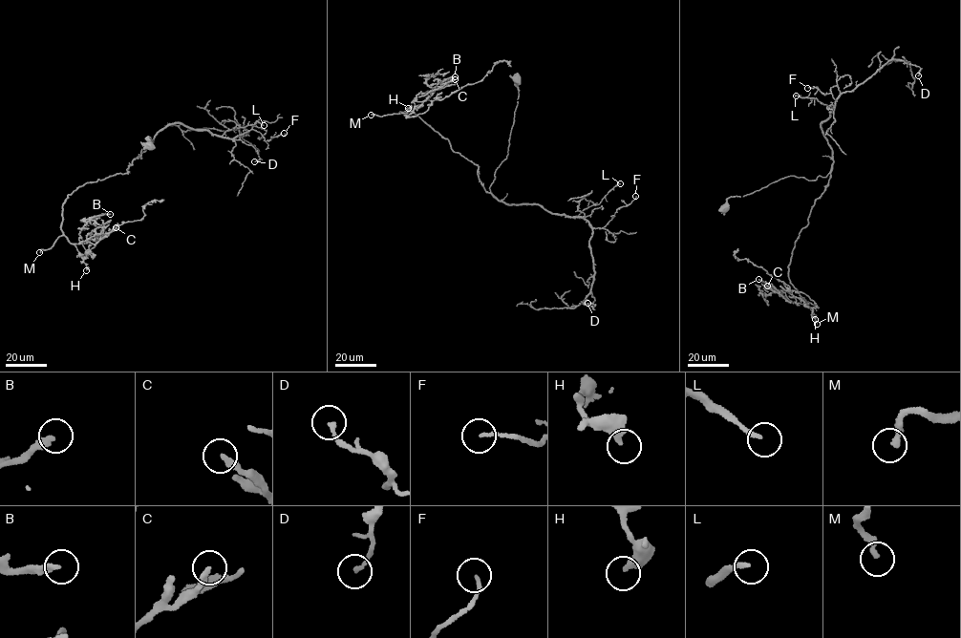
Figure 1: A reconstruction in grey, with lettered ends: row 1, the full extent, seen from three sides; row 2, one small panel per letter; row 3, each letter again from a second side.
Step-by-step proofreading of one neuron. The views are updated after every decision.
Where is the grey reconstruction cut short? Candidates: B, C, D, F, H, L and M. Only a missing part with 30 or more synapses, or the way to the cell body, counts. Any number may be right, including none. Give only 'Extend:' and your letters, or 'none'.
Extend: D, M

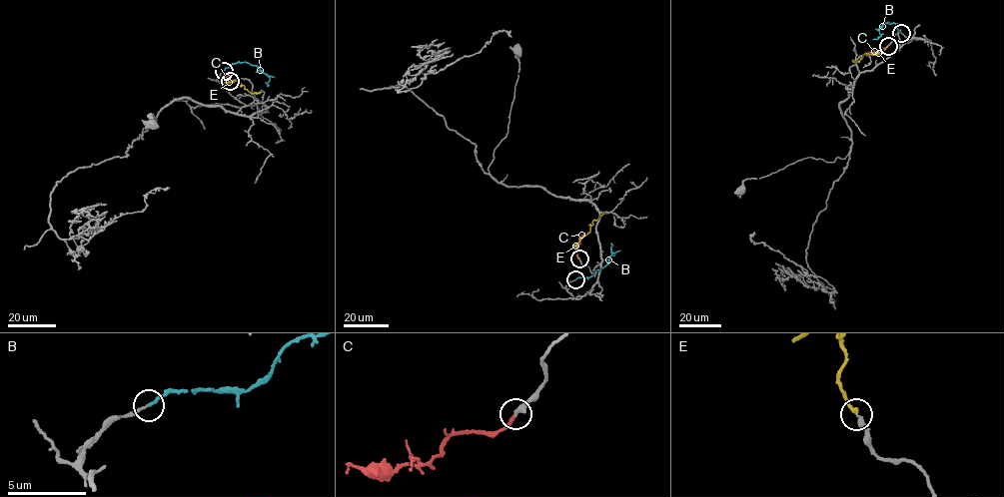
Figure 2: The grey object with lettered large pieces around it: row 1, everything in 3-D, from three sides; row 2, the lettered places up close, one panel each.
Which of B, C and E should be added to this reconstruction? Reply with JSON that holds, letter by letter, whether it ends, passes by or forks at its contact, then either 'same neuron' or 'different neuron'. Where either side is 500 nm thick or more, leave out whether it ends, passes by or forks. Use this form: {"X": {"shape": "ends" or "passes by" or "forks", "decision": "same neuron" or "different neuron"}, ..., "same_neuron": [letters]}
{"B": {"shape": "ends", "decision": "same neuron"}, "C": {"shape": "ends", "decision": "different neuron"}, "E": {"shape": "ends", "decision": "same neuron"}, "same_neuron": ["B", "E"]}

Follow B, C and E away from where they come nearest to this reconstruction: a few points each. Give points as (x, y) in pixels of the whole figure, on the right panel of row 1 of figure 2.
B: (901, 33), (893, 22), (887, 22), (878, 30), (880, 36), (873, 40)
C: (888, 45), (865, 54)
E: (888, 46), (875, 54), (866, 53), (859, 61), (852, 59)

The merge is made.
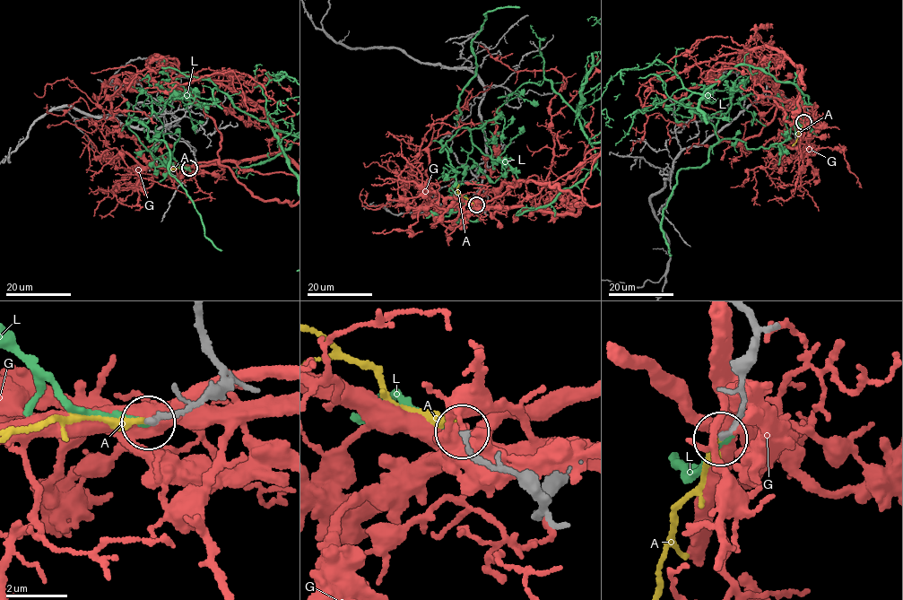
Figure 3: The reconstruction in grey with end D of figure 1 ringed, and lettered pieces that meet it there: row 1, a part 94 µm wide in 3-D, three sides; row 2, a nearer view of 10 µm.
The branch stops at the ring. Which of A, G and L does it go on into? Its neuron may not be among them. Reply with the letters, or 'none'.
A

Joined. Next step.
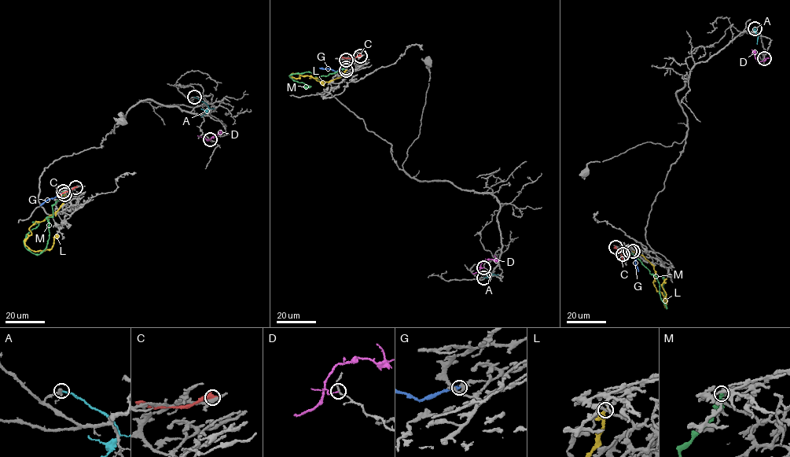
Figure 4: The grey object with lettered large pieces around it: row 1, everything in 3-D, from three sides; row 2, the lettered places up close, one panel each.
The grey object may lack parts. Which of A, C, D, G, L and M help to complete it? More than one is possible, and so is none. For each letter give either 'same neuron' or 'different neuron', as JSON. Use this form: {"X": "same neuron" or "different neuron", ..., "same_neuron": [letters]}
{"A": "different neuron", "C": "different neuron", "D": "same neuron", "G": "different neuron", "L": "different neuron", "M": "different neuron", "same_neuron": ["D"]}

